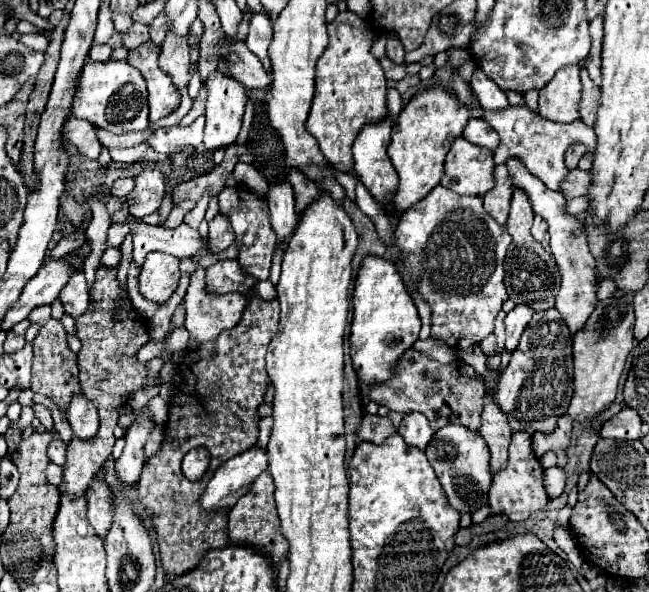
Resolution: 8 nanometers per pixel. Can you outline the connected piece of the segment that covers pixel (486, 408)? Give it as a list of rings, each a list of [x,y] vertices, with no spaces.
[[[485,396],[479,434],[491,450],[491,472],[499,472],[505,468],[511,432],[513,430],[509,426],[507,414],[499,408],[499,404],[495,404],[495,400],[491,400],[491,396]]]

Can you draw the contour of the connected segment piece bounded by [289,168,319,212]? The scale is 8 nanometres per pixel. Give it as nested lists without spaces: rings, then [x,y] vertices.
[[[291,170],[289,172],[289,182],[293,184],[295,190],[295,212],[303,212],[303,208],[307,208],[307,204],[311,204],[311,200],[319,198],[319,190],[315,188],[315,182],[307,180],[307,176],[299,170]]]

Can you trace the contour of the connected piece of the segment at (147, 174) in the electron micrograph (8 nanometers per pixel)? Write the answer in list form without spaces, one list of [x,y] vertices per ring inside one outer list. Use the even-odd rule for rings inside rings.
[[[143,166],[139,176],[135,176],[135,188],[127,196],[127,204],[135,218],[145,218],[159,210],[165,198],[163,174],[155,166]]]

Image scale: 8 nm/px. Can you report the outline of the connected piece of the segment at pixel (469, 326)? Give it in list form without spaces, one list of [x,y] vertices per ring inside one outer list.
[[[439,184],[421,202],[411,206],[411,210],[405,210],[401,214],[395,236],[397,248],[403,252],[403,264],[397,262],[399,274],[405,282],[407,278],[411,278],[413,284],[409,288],[415,286],[431,306],[431,336],[443,340],[453,350],[469,348],[489,336],[503,302],[509,298],[503,284],[503,260],[511,244],[511,236],[505,226],[499,226],[485,212],[483,200],[479,196],[461,196]]]

